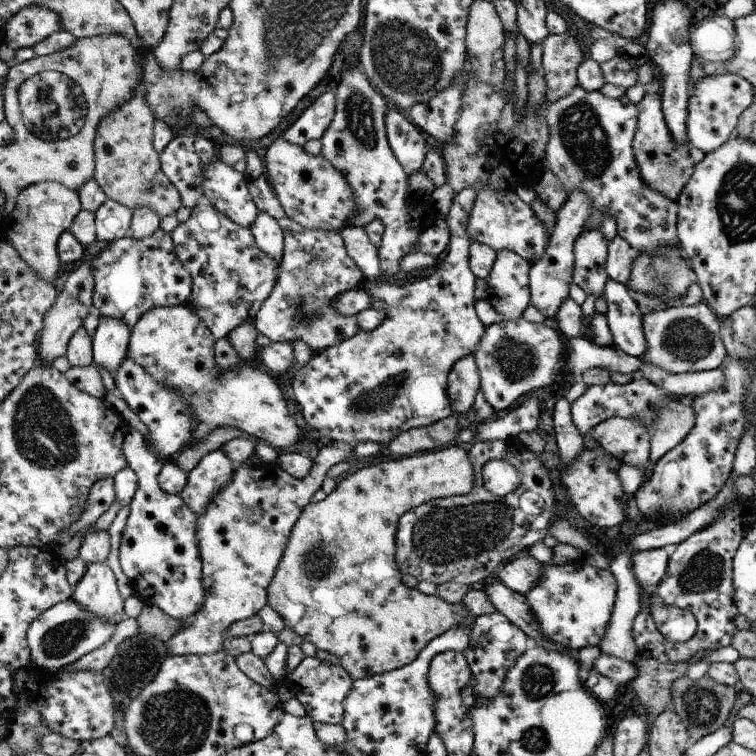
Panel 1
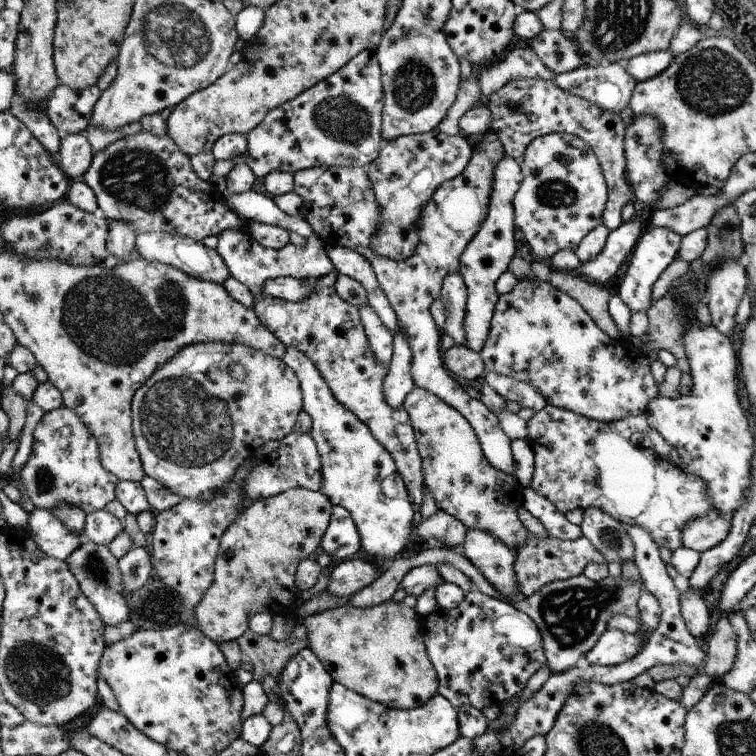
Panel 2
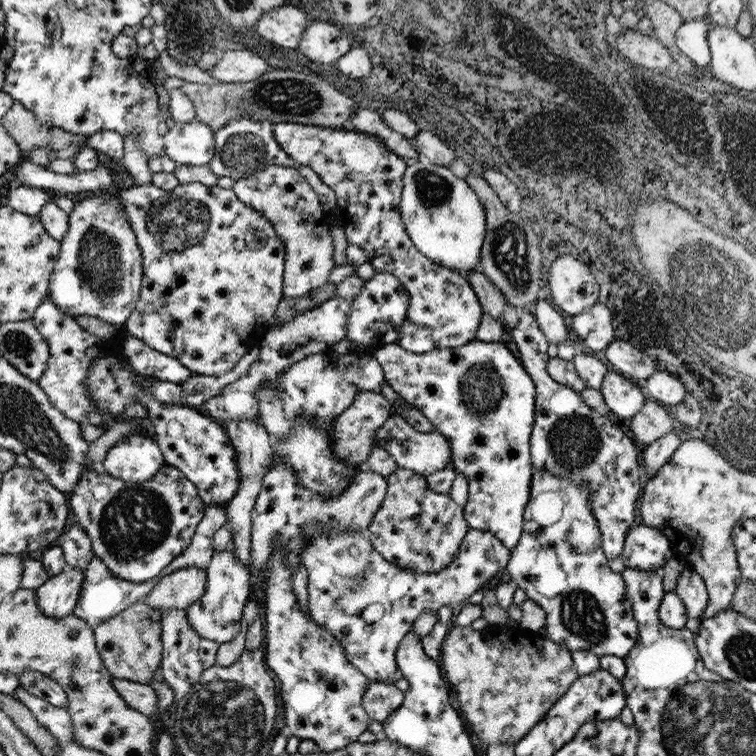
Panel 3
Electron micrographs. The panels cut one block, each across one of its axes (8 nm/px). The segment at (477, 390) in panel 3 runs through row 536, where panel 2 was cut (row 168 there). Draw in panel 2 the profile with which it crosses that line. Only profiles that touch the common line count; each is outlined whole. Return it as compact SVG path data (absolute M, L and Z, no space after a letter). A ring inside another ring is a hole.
M503 156L503 160L497 164L495 170L495 182L493 182L493 194L487 210L487 220L481 224L481 230L471 238L469 246L461 254L461 266L459 274L467 286L467 306L465 306L465 318L463 318L463 332L465 332L465 346L473 352L481 352L487 344L491 320L495 316L495 306L499 302L499 294L495 290L497 280L509 270L509 262L515 254L515 242L513 242L513 212L511 208L513 198L519 190L519 184L523 180L519 160Z

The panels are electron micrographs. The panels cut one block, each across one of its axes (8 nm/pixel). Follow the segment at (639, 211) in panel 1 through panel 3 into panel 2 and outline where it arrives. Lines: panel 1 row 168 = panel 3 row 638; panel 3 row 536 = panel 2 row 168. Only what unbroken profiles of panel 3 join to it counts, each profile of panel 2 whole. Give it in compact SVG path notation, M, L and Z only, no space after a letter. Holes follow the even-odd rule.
M547 134L545 138L535 138L519 162L523 180L513 198L515 204L515 224L523 232L523 238L531 246L535 260L549 262L559 250L575 252L581 240L603 224L603 210L607 204L607 180L603 176L601 164L595 152L583 142L583 138L573 134Z

